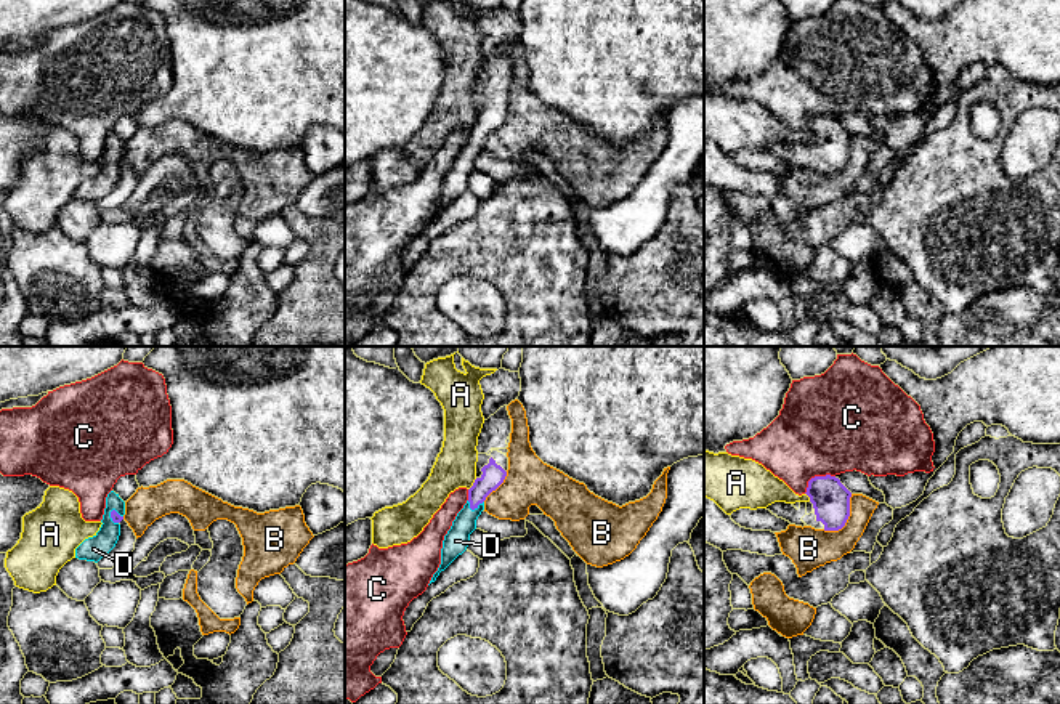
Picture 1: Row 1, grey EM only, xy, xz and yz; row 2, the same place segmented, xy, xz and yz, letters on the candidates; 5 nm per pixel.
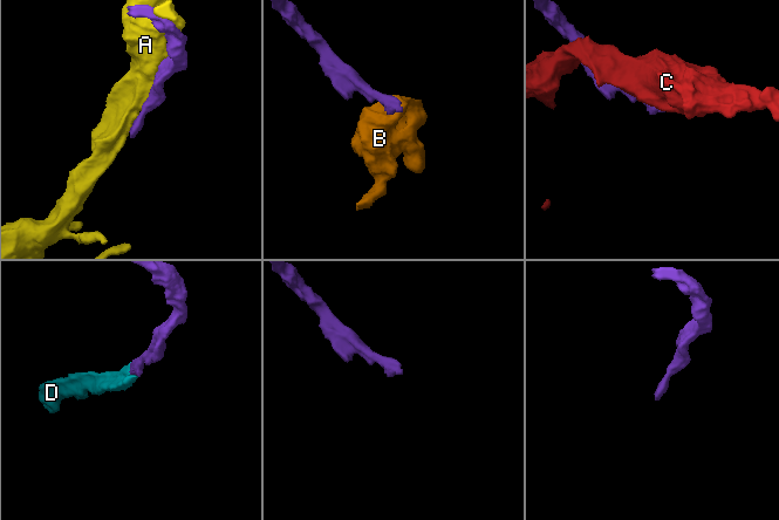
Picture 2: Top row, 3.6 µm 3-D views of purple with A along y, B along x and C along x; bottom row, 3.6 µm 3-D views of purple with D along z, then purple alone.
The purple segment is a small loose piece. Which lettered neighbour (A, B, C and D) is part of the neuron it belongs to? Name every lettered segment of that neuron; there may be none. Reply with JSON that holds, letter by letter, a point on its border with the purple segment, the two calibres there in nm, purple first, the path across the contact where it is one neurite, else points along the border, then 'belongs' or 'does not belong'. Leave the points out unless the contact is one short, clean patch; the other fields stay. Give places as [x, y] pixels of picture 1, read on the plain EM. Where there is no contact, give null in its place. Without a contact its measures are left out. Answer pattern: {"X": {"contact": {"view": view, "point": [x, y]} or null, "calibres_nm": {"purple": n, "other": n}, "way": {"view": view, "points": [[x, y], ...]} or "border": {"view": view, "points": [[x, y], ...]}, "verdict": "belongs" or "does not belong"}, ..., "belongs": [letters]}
{"A": {"contact": {"view": "xz", "point": [473, 125]}, "calibres_nm": {"purple": 110, "other": 200}, "verdict": "does not belong"}, "B": {"contact": {"view": "yz", "point": [847, 159]}, "calibres_nm": {"purple": 190, "other": 200}, "border": {"view": "yz", "points": [[852, 135], [847, 162], [837, 170], [825, 172]]}, "verdict": "does not belong"}, "C": {"contact": {"view": "yz", "point": [815, 117]}, "calibres_nm": {"purple": 190, "other": 460}, "verdict": "does not belong"}, "D": {"contact": {"view": "xz", "point": [473, 149]}, "calibres_nm": {"purple": 110, "other": 120}, "way": {"view": "xz", "points": [[493, 116], [477, 135], [473, 149], [456, 182]]}, "verdict": "belongs"}, "belongs": ["D"]}

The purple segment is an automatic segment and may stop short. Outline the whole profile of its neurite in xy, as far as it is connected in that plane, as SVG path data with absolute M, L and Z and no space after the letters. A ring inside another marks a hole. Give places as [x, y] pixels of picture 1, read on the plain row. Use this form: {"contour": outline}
{"contour": "M111 131L106 138L106 149L99 172L93 178L85 180L75 189L75 199L98 204L104 196L107 196L119 181L119 164L123 160L123 156L125 143L119 138L119 135Z"}

